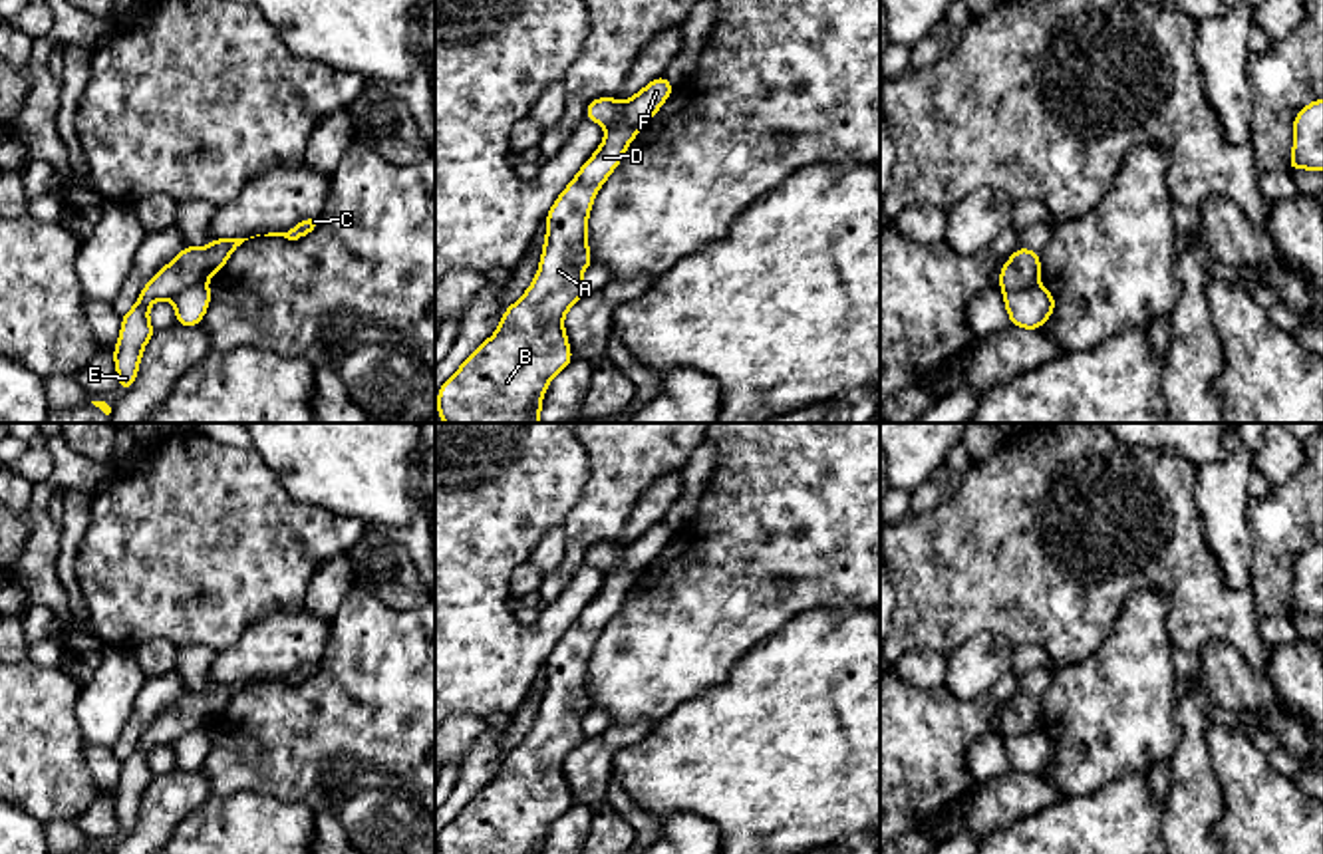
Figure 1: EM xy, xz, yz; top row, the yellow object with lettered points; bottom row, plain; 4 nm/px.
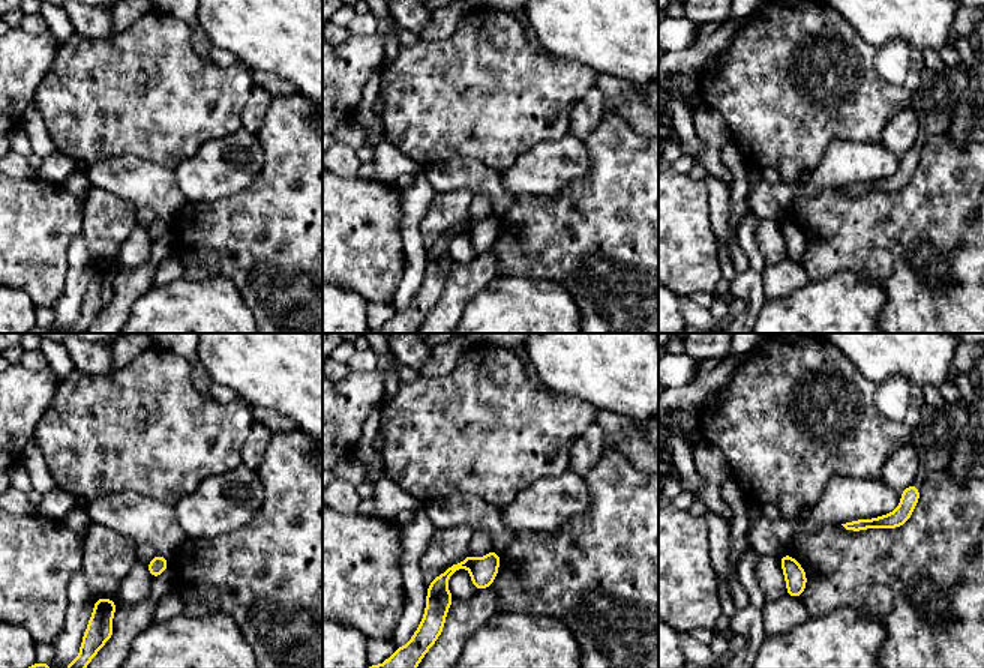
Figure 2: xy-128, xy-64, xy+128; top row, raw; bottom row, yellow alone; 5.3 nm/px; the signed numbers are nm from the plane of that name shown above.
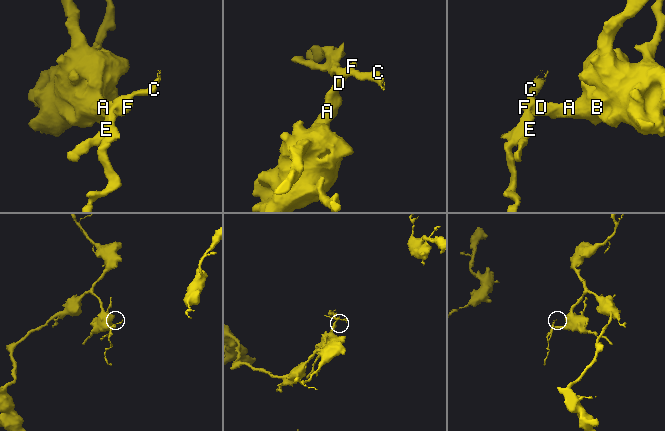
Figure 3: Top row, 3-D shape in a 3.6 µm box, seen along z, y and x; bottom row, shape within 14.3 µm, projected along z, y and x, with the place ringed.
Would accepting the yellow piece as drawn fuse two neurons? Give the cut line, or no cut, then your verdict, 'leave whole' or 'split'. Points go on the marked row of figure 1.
cut yz (1037, 283), (1026, 288), (1002, 290); split

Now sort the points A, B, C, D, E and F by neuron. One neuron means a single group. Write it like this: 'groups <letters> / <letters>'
groups A B D F / C E

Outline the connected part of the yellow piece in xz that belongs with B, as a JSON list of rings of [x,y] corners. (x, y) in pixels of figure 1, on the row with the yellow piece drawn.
[[[662,75],[634,93],[596,153],[558,195],[546,214],[546,238],[532,284],[505,310],[497,332],[461,363],[437,393],[437,413],[445,423],[540,423],[548,381],[574,359],[564,332],[564,314],[586,294],[582,274],[592,264],[586,236],[592,203],[620,165],[628,145],[671,91],[673,83]]]

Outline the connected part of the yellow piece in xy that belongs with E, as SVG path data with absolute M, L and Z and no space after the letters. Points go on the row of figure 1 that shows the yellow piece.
M217 238L203 248L185 246L175 260L165 264L143 288L135 306L121 318L119 342L113 350L119 389L127 391L139 371L143 348L155 334L149 322L149 306L157 300L171 300L181 290L207 282L217 274L232 250L248 238Z

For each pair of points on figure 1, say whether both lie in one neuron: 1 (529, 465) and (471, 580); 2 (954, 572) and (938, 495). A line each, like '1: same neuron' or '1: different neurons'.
1: same neuron
2: different neurons

